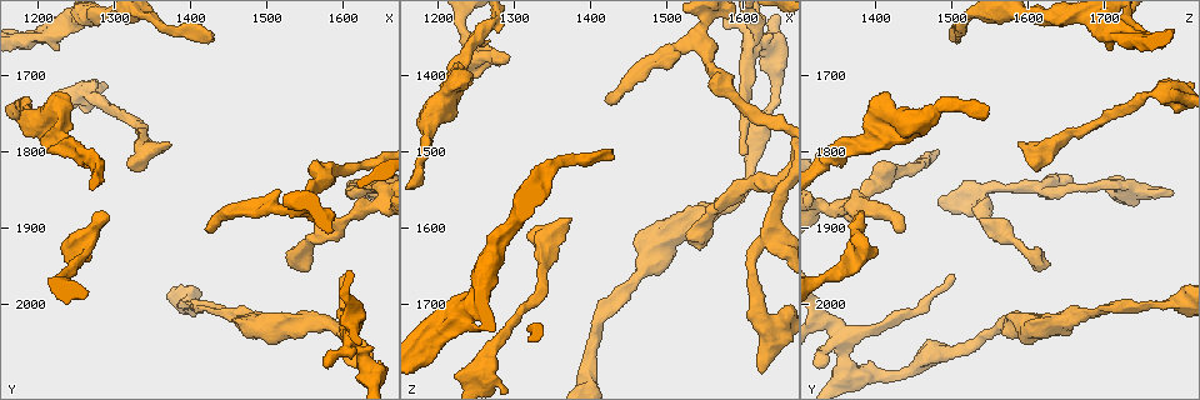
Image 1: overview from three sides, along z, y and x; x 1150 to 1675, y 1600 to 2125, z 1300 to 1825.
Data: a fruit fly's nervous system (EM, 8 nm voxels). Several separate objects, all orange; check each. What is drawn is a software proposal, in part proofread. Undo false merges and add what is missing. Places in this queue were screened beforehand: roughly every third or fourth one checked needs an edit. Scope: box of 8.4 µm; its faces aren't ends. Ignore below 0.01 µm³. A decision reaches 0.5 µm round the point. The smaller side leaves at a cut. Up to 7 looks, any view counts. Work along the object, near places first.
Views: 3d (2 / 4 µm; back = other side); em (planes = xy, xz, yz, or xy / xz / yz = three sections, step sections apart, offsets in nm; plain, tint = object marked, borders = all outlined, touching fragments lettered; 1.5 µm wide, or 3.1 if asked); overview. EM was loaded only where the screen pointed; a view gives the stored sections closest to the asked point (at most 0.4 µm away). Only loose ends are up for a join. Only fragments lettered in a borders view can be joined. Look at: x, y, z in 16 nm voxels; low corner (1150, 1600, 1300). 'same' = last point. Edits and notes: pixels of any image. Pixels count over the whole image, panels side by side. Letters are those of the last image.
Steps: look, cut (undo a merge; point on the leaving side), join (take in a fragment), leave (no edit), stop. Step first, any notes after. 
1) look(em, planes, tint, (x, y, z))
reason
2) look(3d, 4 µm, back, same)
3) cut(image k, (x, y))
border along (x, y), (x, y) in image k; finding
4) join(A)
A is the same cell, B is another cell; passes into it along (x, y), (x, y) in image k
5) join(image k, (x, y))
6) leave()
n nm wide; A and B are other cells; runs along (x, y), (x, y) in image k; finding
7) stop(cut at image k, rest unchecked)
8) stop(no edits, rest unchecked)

look(em, xy, step 4, tint, (1225, 1665, 1705))
stops while still wide

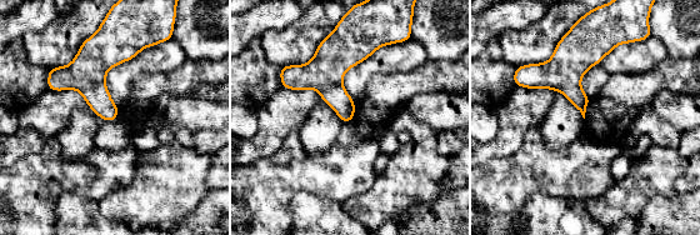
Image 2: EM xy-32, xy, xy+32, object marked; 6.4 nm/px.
look(em, planes, borders, same)
another direction

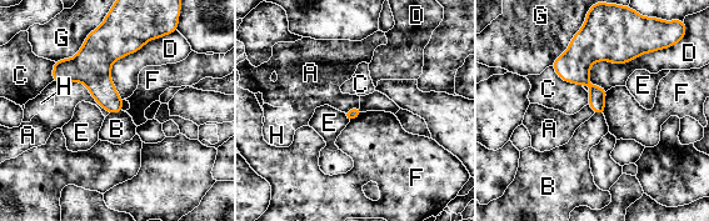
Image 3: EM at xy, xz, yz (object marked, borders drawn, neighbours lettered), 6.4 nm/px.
leave()
D touches over 550 nm; A, B, C, D, E, F, G and H are other cells; border along (73, 81), (80, 81), (109, 112) in image 3; none of them fits

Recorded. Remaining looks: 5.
look(em, xy, step 4, borders, (1285, 1875, 1390))
free end

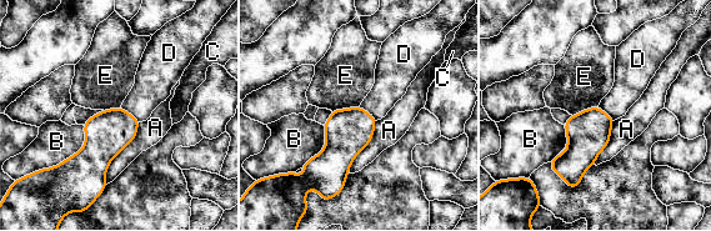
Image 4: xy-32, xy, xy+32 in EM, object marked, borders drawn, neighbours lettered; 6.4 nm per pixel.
leave()
A, B, C, D and E are other cells; border along (359, 105), (334, 109), (331, 111) in image 4; no lettered fragment goes on from it

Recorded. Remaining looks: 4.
look(em, planes, borders, (1375, 1790, 1585))
free end

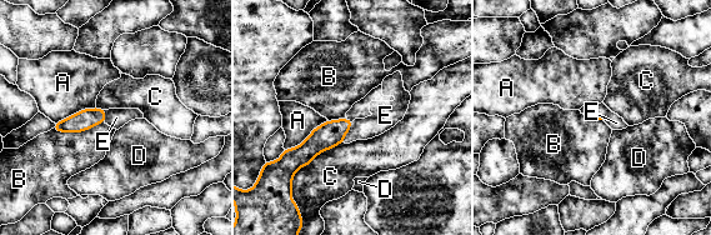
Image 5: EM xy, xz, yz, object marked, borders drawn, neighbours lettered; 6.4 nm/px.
join(image 5, (384, 118))
E is the same cell, A, B, C and D are other cells; passes into it along (330, 134), (348, 131), (384, 118) in image 5; the neuron continues

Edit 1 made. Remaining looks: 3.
stop(join at image 5, rest unchecked)

